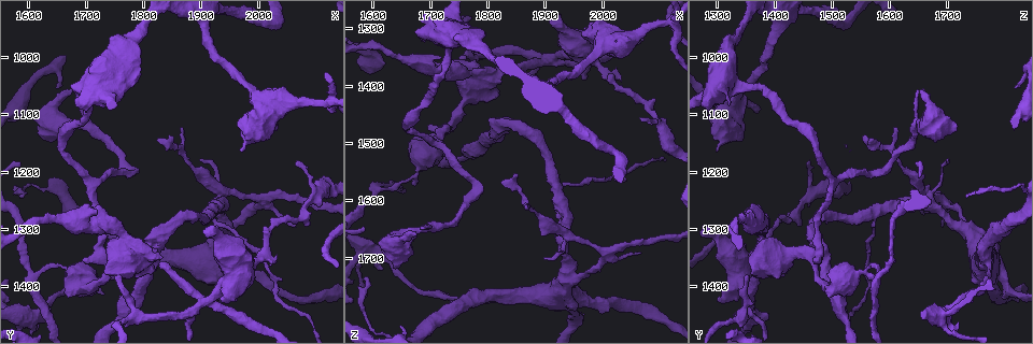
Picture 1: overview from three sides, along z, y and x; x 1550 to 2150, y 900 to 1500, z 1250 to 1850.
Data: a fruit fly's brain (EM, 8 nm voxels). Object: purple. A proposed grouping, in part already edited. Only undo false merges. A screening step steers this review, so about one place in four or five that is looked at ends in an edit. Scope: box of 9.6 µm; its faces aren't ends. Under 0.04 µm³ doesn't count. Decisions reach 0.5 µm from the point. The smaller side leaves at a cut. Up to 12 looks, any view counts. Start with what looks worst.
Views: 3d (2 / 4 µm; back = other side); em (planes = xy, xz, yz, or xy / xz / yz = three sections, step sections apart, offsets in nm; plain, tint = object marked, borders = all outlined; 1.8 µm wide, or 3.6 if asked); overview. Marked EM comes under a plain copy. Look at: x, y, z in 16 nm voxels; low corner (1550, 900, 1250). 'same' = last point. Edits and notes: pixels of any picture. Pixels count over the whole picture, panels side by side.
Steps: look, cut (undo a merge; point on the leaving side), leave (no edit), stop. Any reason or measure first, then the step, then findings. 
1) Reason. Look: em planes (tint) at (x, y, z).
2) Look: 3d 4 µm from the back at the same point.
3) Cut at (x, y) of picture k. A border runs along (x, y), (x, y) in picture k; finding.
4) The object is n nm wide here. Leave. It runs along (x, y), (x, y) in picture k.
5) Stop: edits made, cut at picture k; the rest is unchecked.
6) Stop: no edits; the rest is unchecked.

Sharp bend. Look: em xz step 8 (tint) at (2125, 1075, 1290).

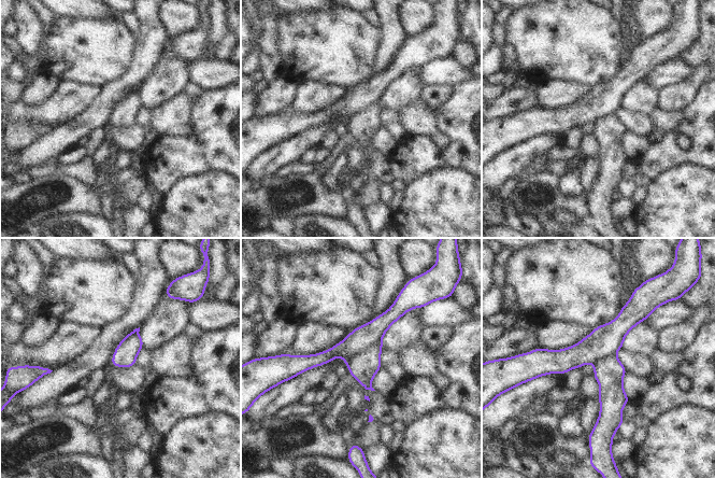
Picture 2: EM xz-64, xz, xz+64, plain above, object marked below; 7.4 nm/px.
Look: em planes (borders) at the same point.

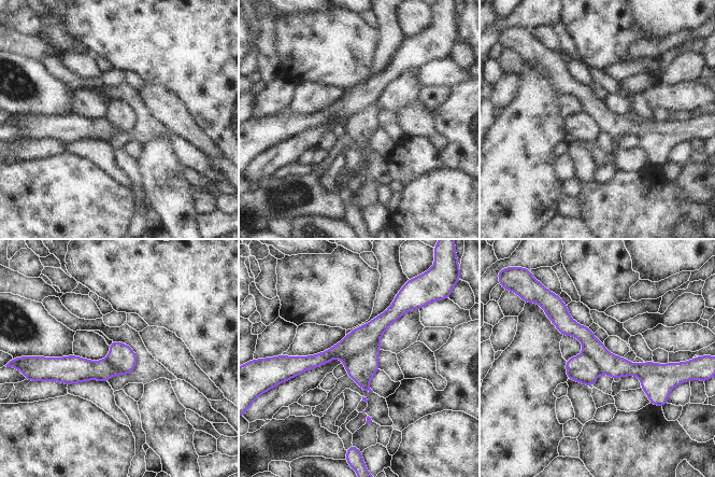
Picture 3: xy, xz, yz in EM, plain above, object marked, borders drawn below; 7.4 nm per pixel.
Leave. It runs along (553, 317), (616, 367), (663, 372) in picture 3; continuous, no second neuron.

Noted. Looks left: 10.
Two arms in line, one across. Look: 3d 2 µm at (1905, 1420, 1355).

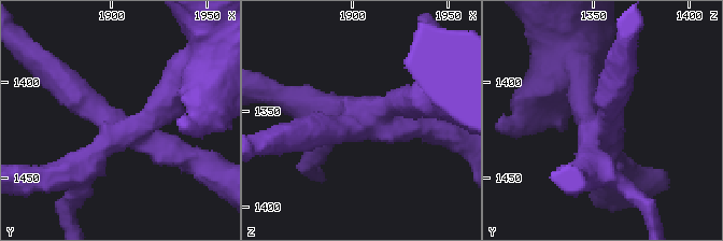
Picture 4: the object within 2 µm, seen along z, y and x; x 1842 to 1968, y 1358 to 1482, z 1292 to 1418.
Look: em 3.6 µm planes (borders) at (1909, 1424, 1354).

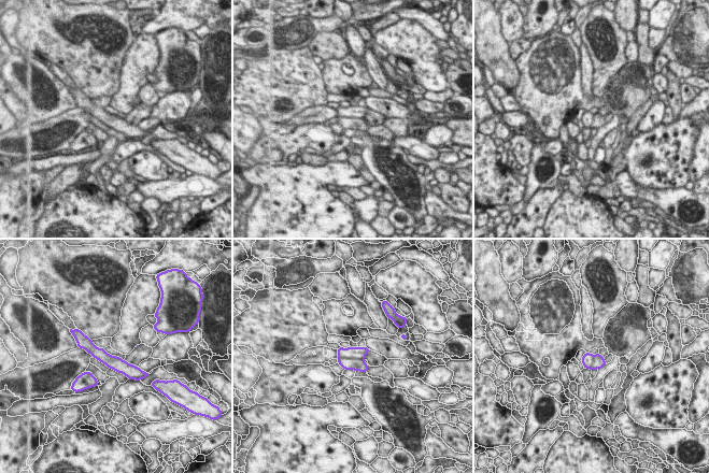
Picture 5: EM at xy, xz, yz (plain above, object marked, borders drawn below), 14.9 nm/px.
Cut at (357, 364) of picture 5. The part that leaves runs along (86, 343), (110, 361), (138, 375) in picture 5; two neurons meet here.

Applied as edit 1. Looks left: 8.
Look: overview.

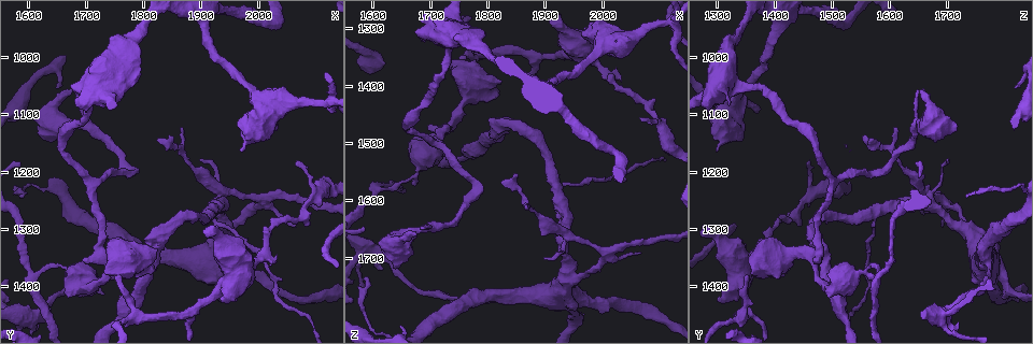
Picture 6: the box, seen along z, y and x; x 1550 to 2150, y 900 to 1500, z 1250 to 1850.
Branch point. Look: em planes (tint) at (1740, 1340, 1460).

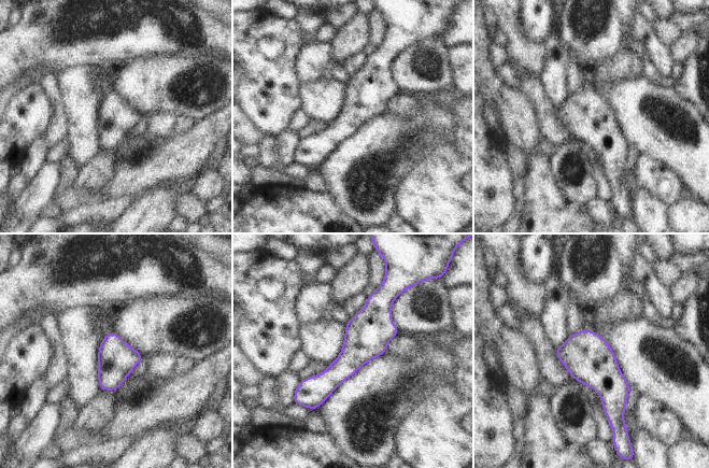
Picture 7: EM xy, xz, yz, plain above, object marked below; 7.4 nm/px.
Leave. It runs along (386, 299), (367, 337), (312, 403) in picture 7; one neuron here.

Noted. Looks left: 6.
Sudden change in width. Look: 3d 4 µm from the back at (1935, 1300, 1730).

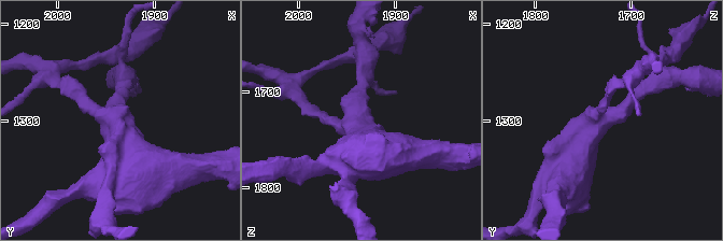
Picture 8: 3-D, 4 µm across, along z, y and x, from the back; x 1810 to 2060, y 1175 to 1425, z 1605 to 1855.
3 arms meet here; the arms are 180, 220, 700 nm wide; need the tissue. Look: em 3.6 µm planes (tint) at (1936, 1300, 1736).

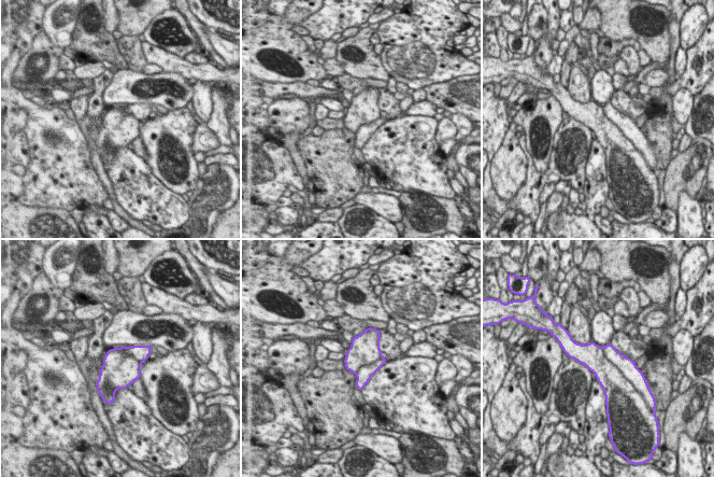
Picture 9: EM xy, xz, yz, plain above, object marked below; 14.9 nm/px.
The object is 500 nm wide here. Cut at (627, 366) of picture 9. Two neurons meet here.

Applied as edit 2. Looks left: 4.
Look: overview.

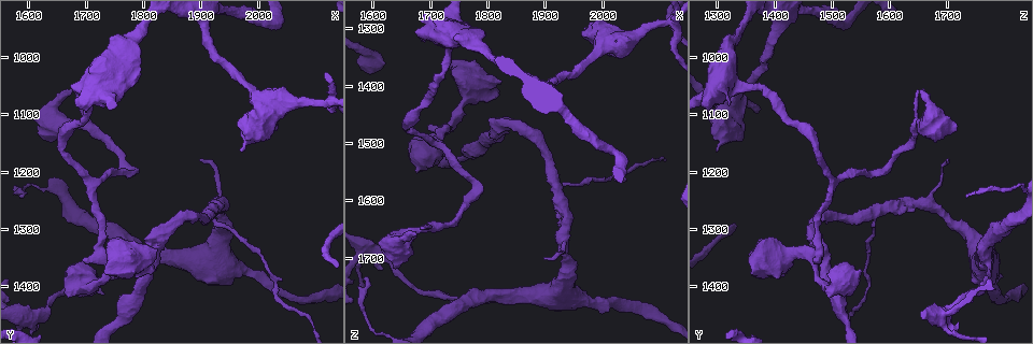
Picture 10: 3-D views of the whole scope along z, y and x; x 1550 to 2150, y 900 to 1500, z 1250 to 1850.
Abrupt turn. Look: 3d 2 µm at (2015, 940, 1515).

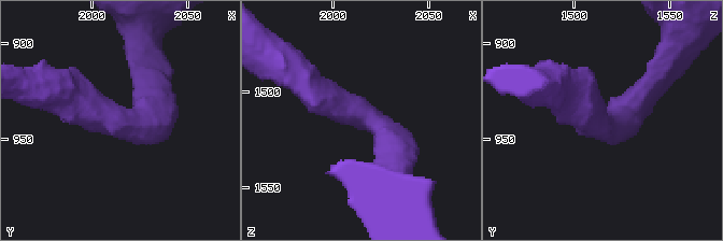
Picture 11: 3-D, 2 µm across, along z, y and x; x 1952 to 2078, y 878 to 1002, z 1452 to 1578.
The arms are 220, 320 nm wide; need the tissue. Look: em planes (tint) at (2015, 940, 1514).

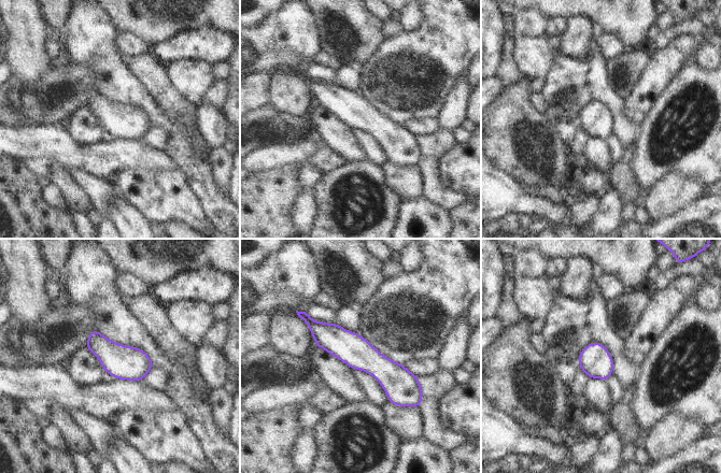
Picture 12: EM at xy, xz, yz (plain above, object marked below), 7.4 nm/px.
The object is 240 nm wide here. Leave. It runs along (309, 321), (415, 392) in picture 12; all the same neuron.

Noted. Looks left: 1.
Stop: edits made, cut at picture 5, cut at picture 9; the rest is unchecked.

